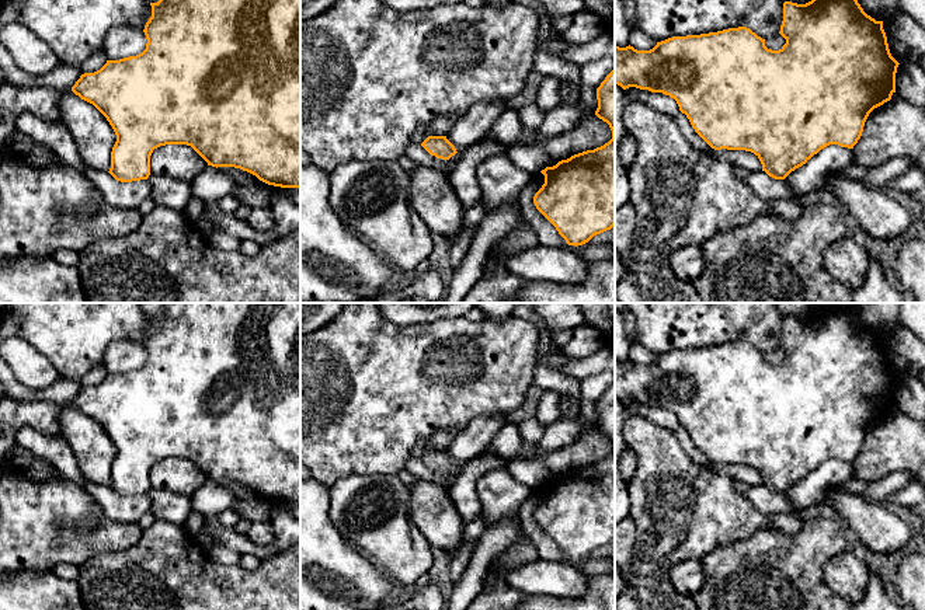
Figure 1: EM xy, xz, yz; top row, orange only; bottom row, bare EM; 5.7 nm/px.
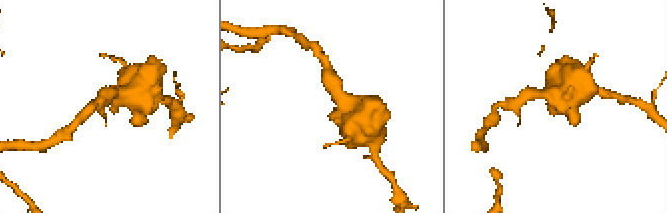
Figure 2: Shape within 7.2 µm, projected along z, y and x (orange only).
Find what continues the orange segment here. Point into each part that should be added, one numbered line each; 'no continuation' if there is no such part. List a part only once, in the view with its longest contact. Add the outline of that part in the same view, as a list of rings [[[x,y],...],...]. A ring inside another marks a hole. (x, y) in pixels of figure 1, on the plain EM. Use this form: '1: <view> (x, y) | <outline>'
no continuation

